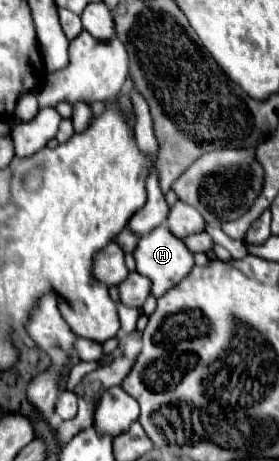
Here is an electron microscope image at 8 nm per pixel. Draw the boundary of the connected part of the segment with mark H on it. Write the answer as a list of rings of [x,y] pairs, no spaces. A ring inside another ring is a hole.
[[[158,226],[154,228],[154,232],[140,236],[138,246],[134,250],[134,258],[136,258],[136,272],[152,280],[154,296],[166,294],[170,288],[174,288],[174,284],[178,284],[194,268],[194,254],[190,252],[190,248],[186,248],[184,240],[176,238],[166,226]]]

